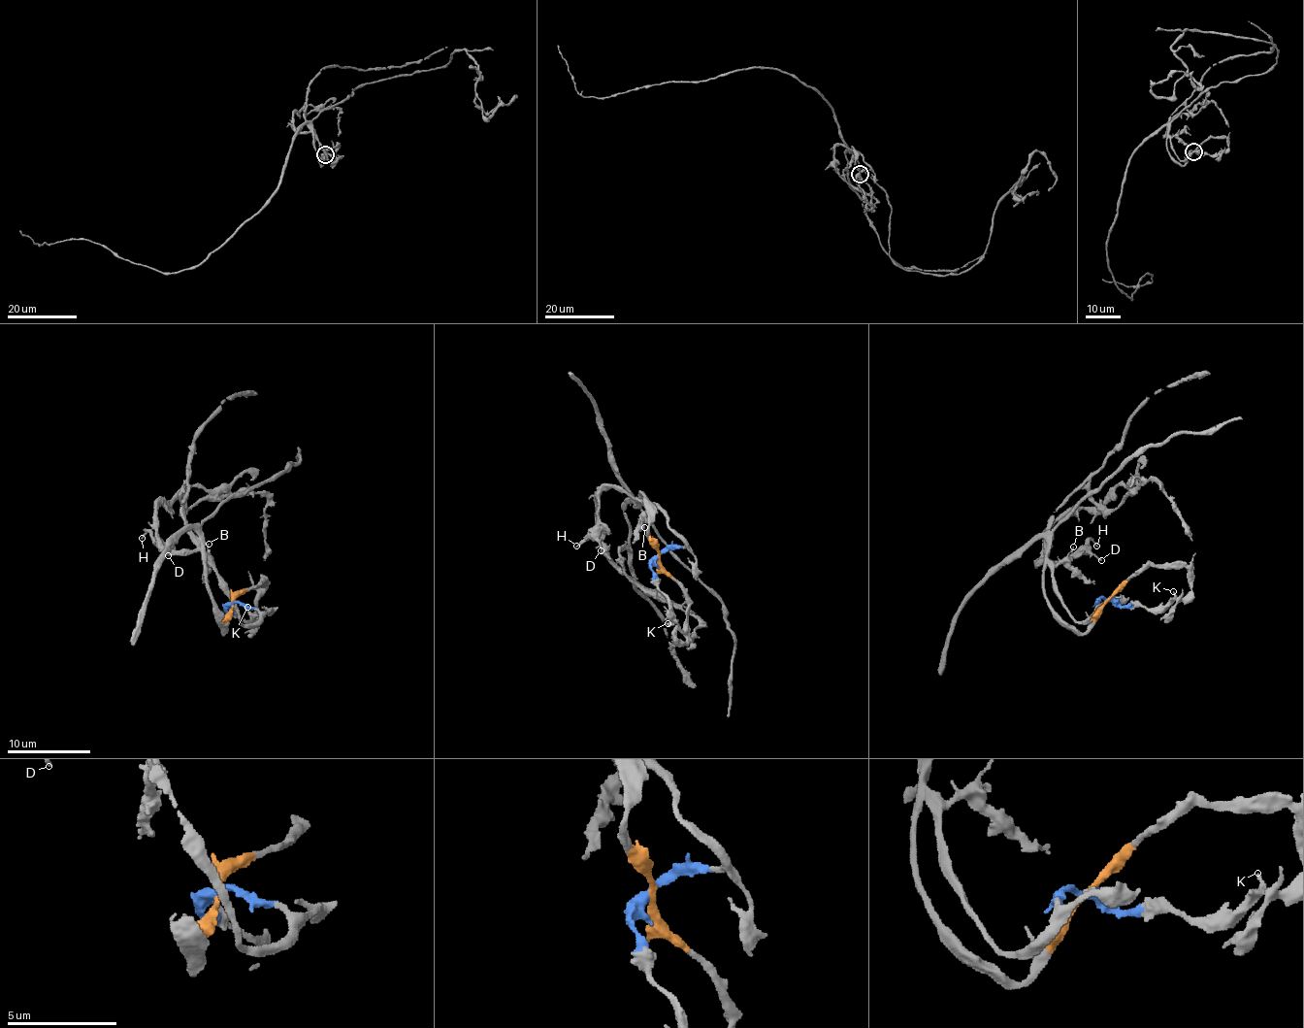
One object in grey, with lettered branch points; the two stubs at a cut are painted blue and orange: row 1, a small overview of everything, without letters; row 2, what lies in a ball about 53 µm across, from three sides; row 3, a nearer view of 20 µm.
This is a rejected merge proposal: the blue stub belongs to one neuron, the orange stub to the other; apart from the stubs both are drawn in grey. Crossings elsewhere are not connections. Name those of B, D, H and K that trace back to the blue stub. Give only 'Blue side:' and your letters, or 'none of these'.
Blue side: B, K

